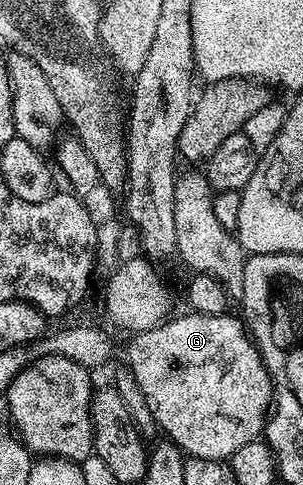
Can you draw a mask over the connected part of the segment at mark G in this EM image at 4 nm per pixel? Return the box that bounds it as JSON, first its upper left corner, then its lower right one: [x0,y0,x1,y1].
[127,312,273,461]

